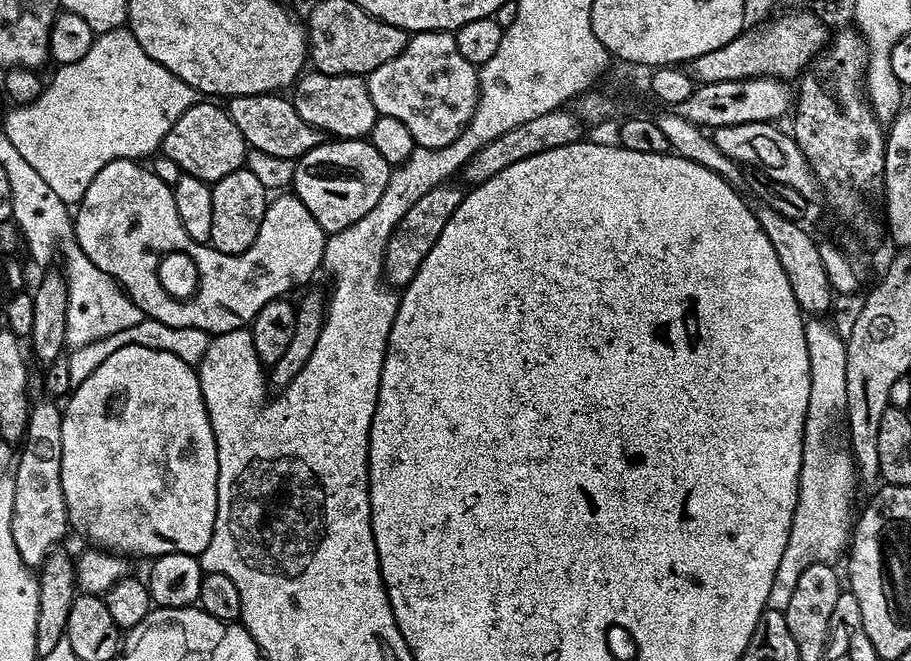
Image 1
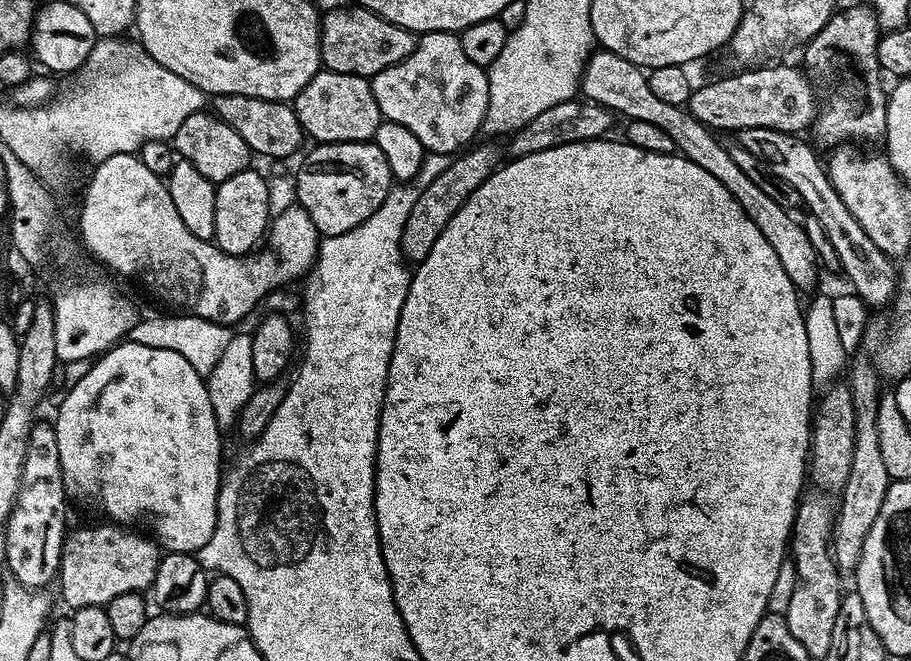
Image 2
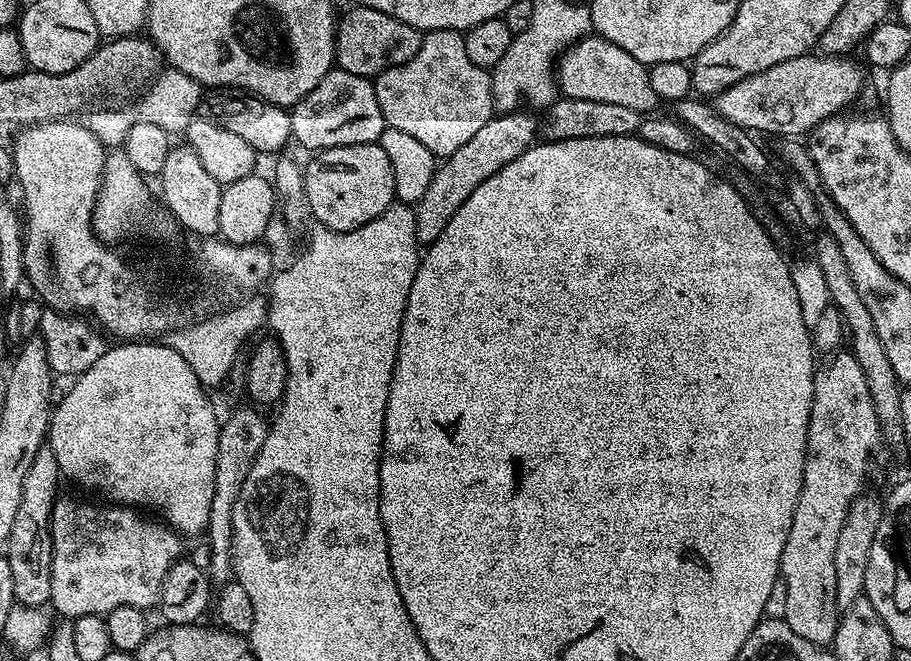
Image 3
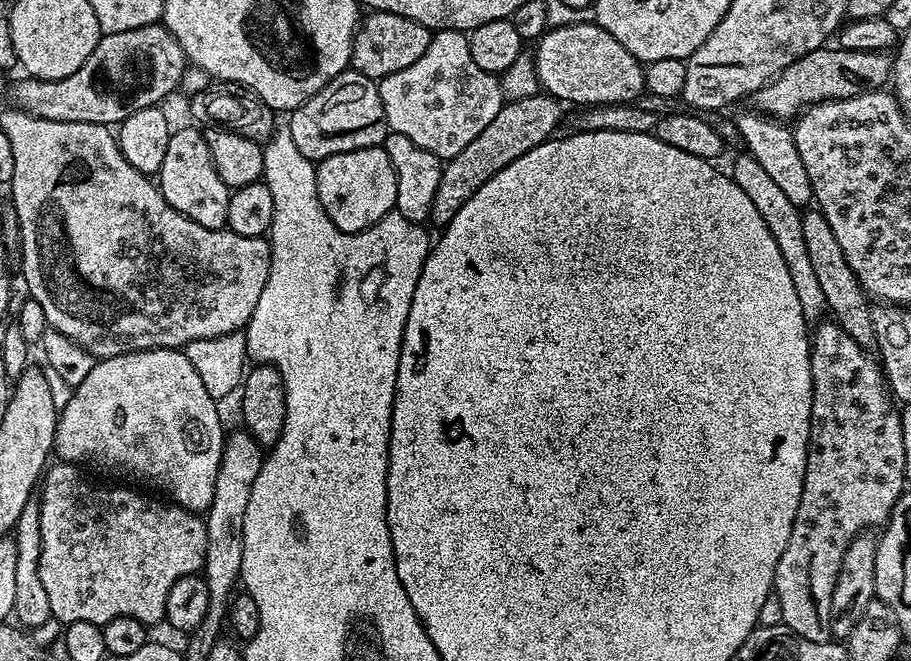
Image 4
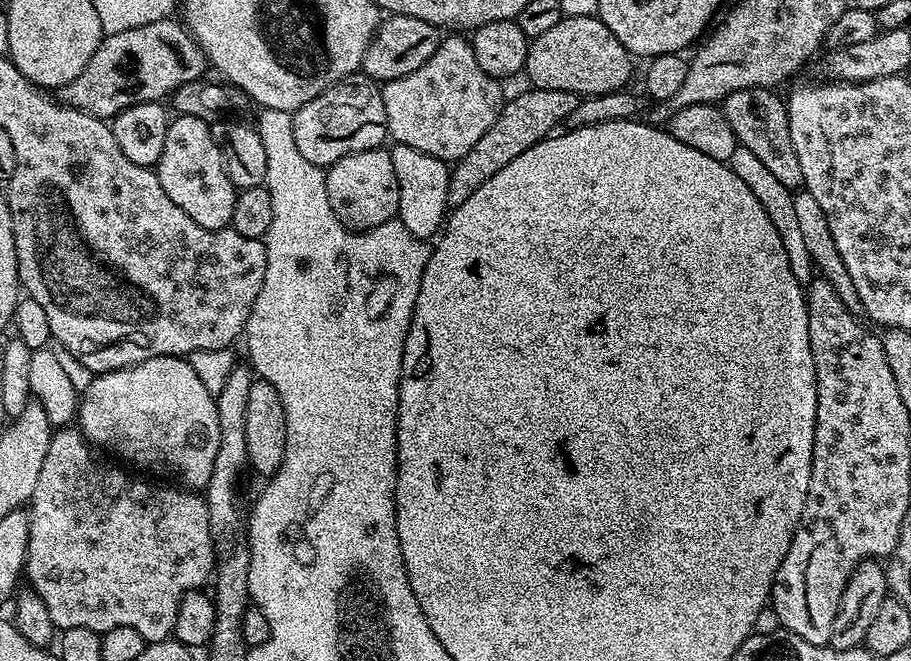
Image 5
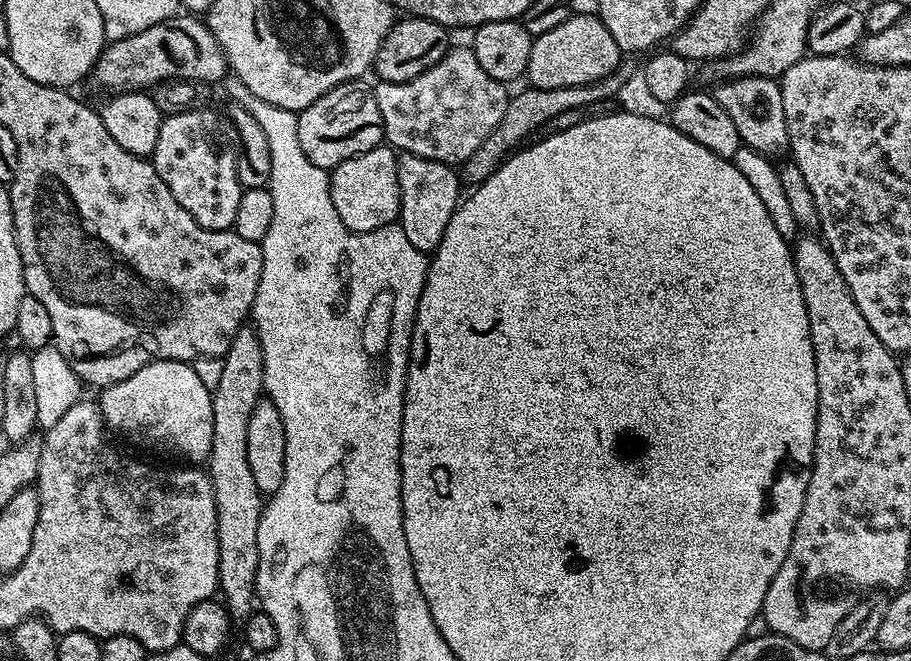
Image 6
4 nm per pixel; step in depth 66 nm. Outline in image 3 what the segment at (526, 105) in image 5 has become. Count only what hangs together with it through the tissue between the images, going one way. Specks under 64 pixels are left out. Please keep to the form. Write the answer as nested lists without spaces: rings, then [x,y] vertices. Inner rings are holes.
[[[528,110],[493,115],[492,120],[486,122],[486,126],[482,126],[482,130],[474,134],[474,138],[470,138],[470,142],[458,146],[458,150],[454,150],[454,154],[447,156],[437,167],[426,194],[422,194],[420,201],[414,205],[416,239],[421,245],[427,246],[436,241],[438,234],[446,230],[450,218],[458,214],[458,206],[462,206],[462,202],[466,202],[466,198],[470,198],[470,194],[474,194],[474,190],[478,190],[478,186],[486,182],[486,178],[498,174],[502,166],[514,162],[514,158],[537,143],[538,120],[532,116],[535,115]]]

